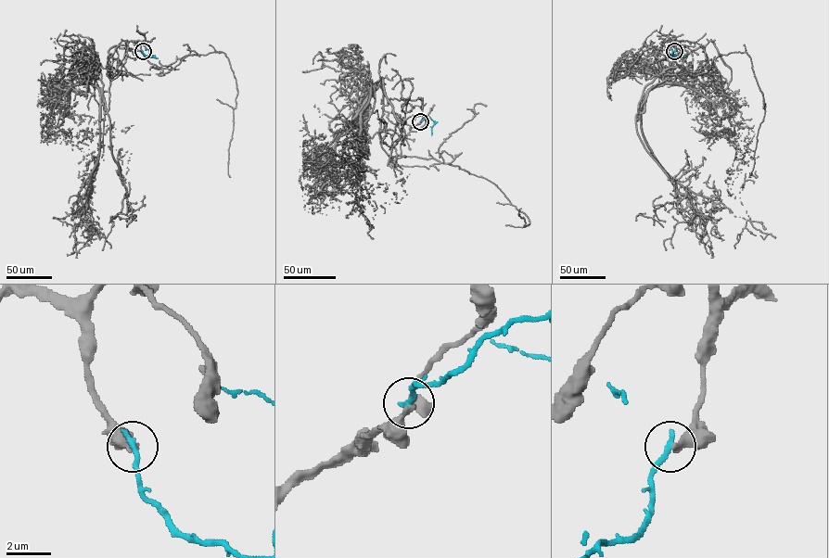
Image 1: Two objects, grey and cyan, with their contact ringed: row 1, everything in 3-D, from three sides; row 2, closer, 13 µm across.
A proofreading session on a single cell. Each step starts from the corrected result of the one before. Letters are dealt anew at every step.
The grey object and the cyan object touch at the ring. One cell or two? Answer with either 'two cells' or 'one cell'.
two cells

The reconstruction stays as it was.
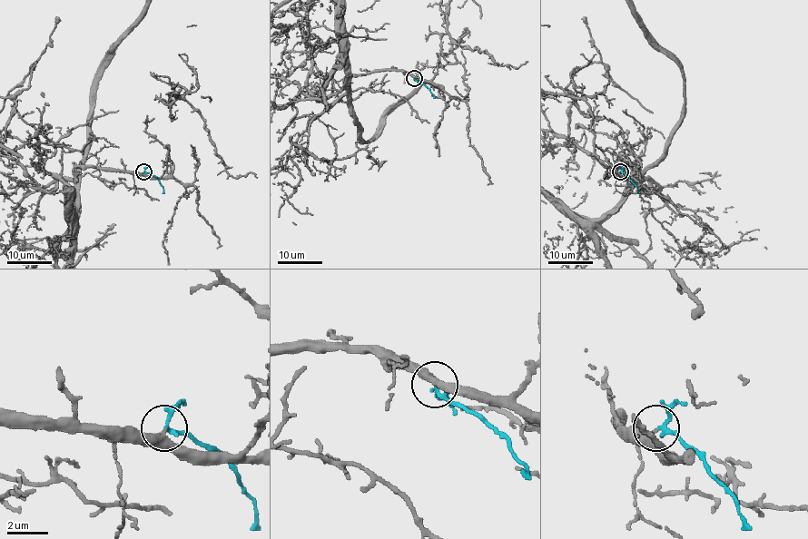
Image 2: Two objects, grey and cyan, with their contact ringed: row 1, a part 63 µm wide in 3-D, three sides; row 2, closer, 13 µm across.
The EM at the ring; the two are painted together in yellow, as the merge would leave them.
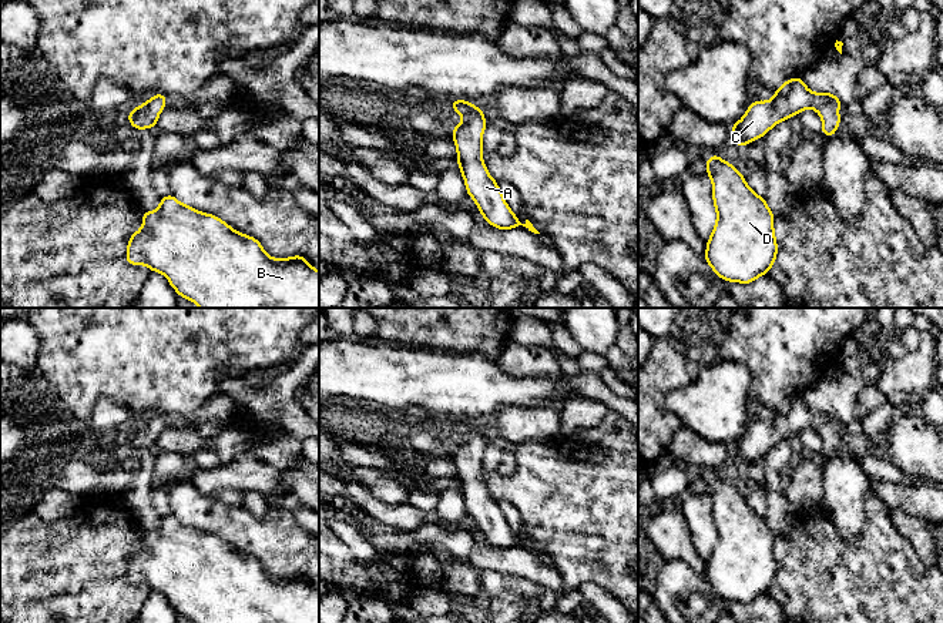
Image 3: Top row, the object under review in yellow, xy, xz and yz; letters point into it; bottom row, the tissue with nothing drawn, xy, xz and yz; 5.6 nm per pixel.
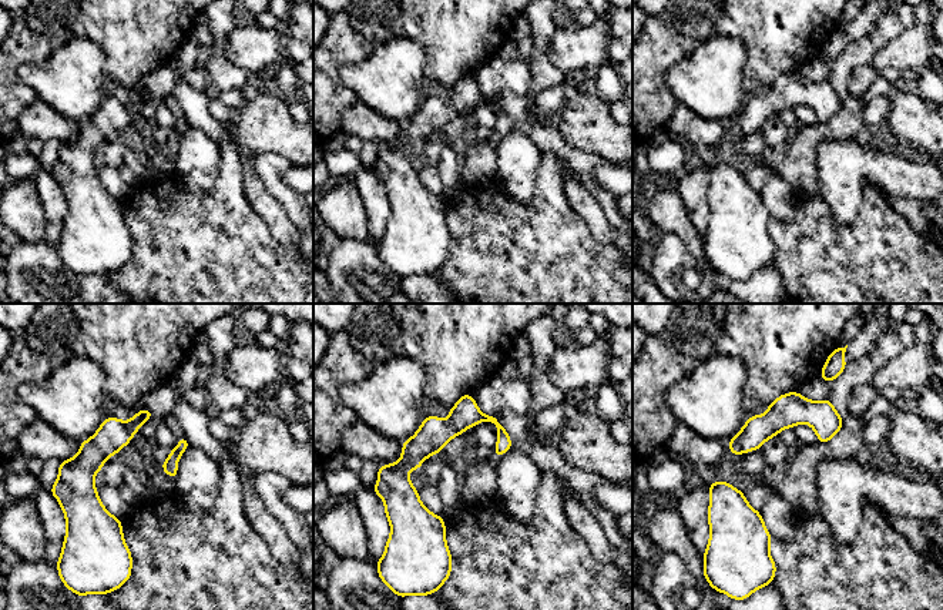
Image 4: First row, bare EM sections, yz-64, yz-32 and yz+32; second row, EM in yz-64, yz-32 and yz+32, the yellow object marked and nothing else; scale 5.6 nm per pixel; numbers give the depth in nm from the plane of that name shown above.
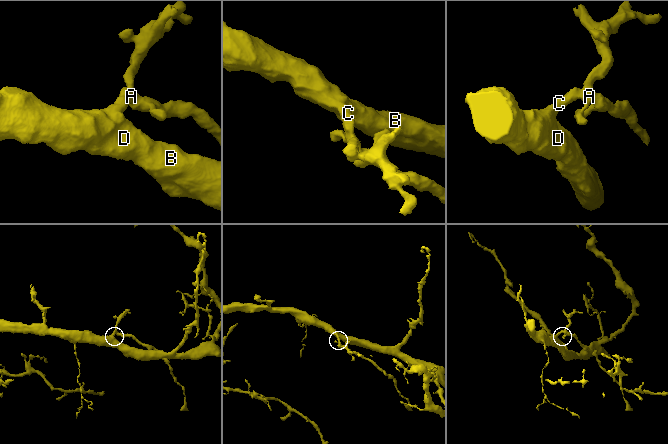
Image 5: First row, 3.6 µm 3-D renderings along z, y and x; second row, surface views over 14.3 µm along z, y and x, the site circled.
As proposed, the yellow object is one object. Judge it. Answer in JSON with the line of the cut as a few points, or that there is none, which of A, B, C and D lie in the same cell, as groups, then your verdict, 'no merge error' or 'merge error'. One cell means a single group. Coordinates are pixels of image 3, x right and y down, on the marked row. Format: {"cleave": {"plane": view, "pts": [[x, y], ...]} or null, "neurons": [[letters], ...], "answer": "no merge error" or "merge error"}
{"cleave": null, "neurons": [["A", "B", "C", "D"]], "answer": "no merge error"}

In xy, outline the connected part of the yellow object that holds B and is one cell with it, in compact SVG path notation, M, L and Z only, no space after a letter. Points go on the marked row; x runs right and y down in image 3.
M172 194L161 197L155 211L144 211L142 227L128 240L125 259L130 265L161 272L178 297L199 308L319 308L319 271L308 259L302 255L271 258L256 238L238 232L217 215L179 202Z

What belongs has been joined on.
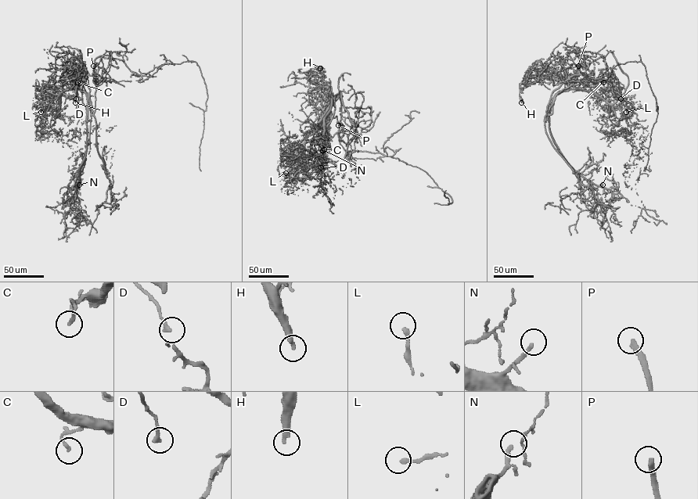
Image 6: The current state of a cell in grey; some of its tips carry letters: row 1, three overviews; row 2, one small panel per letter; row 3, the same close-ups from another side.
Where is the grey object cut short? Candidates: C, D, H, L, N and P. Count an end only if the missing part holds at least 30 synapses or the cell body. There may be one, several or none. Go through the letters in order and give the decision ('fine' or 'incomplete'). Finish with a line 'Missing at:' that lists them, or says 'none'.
C: fine
D: fine
H: incomplete
L: fine
N: incomplete
P: incomplete
Missing at: H, N, P

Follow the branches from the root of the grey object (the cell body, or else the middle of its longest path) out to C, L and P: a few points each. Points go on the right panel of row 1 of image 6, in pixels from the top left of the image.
C: (551, 97), (546, 113), (555, 95), (563, 89), (581, 83), (589, 84), (589, 79), (601, 78), (603, 82)
L: (551, 97), (546, 113), (558, 94), (577, 89), (612, 103), (623, 118), (633, 109), (626, 112)
P: (551, 97), (552, 93), (565, 81), (580, 73), (578, 66)

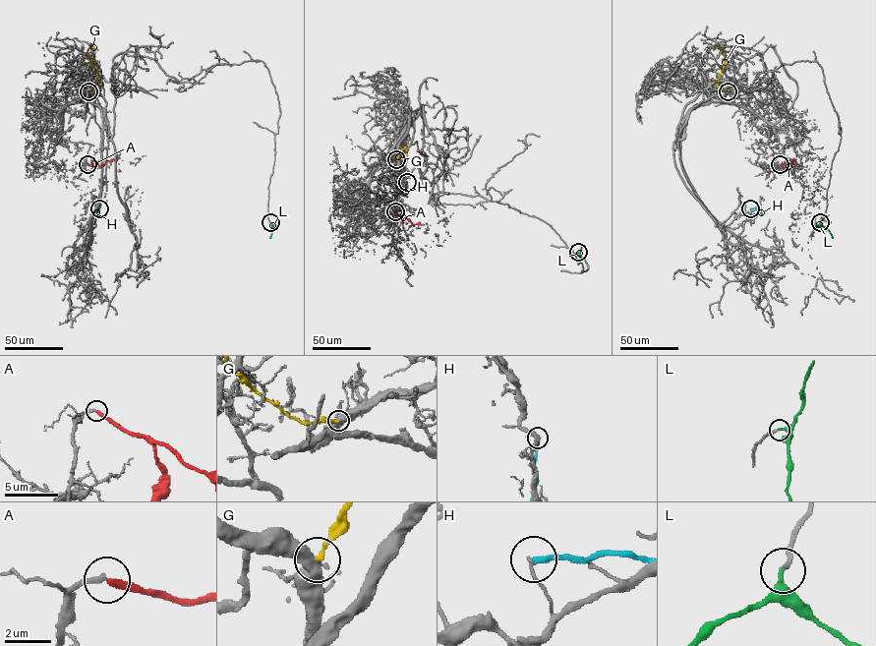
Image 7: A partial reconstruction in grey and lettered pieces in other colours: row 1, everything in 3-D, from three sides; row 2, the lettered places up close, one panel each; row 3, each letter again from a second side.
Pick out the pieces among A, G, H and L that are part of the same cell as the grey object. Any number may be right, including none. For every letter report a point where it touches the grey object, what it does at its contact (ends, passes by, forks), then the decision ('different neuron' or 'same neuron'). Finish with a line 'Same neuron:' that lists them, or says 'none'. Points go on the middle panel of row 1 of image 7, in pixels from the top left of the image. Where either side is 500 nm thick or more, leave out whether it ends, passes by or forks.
A: meets grey at (395, 211); it ends there; different neuron
G: meets grey at (396, 159); it ends there; different neuron
H: meets grey at (407, 182); it ends there; different neuron
L: meets grey at (578, 252); it ends there; same neuron
Same neuron: L

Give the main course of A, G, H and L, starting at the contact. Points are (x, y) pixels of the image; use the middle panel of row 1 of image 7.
A: (395, 211), (413, 225), (420, 222)
G: (396, 159), (406, 146), (402, 158), (394, 155), (405, 146)
H: (407, 182), (406, 190), (401, 194)
L: (578, 252), (577, 264)

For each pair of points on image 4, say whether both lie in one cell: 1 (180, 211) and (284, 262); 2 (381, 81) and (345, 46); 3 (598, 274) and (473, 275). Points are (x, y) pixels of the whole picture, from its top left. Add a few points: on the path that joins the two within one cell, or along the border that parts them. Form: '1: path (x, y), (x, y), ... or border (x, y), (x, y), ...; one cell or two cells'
1: path (205, 237), (227, 258), (258, 258); one cell
2: border (371, 49), (338, 71), (353, 93); two cells
3: path (567, 275), (504, 275); one cell

